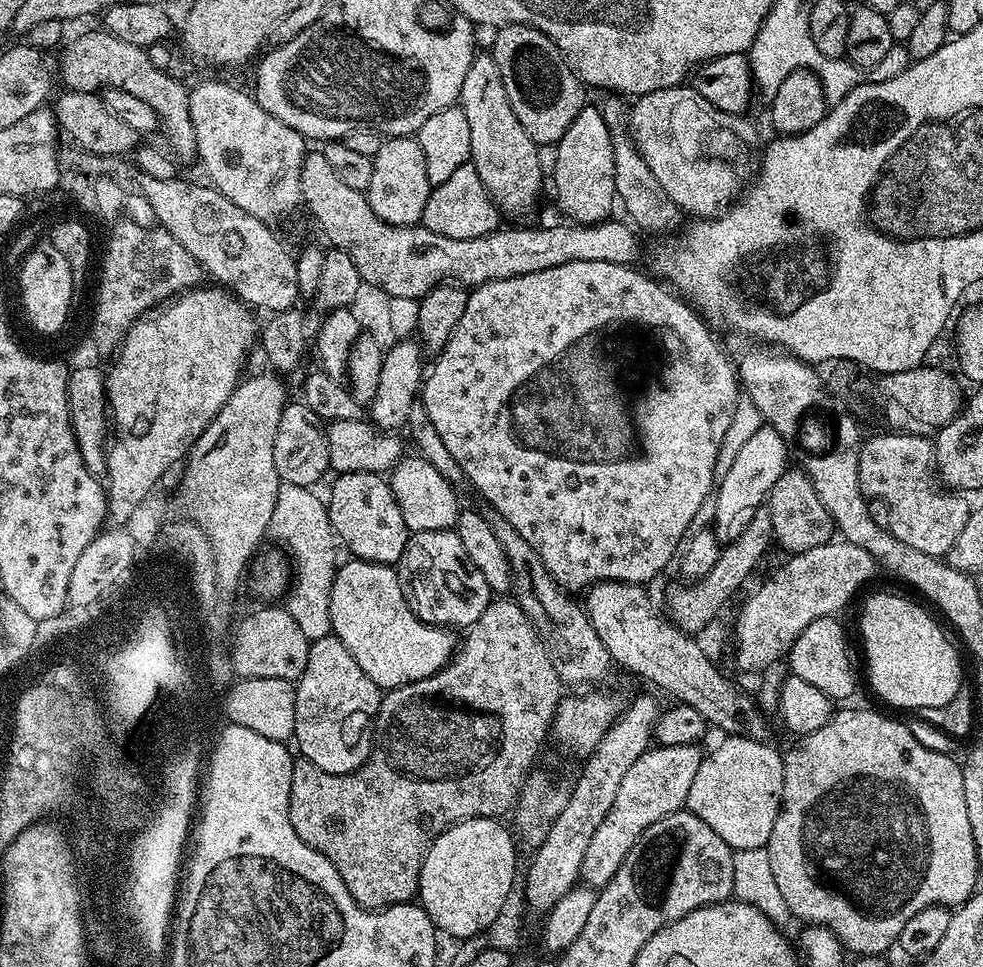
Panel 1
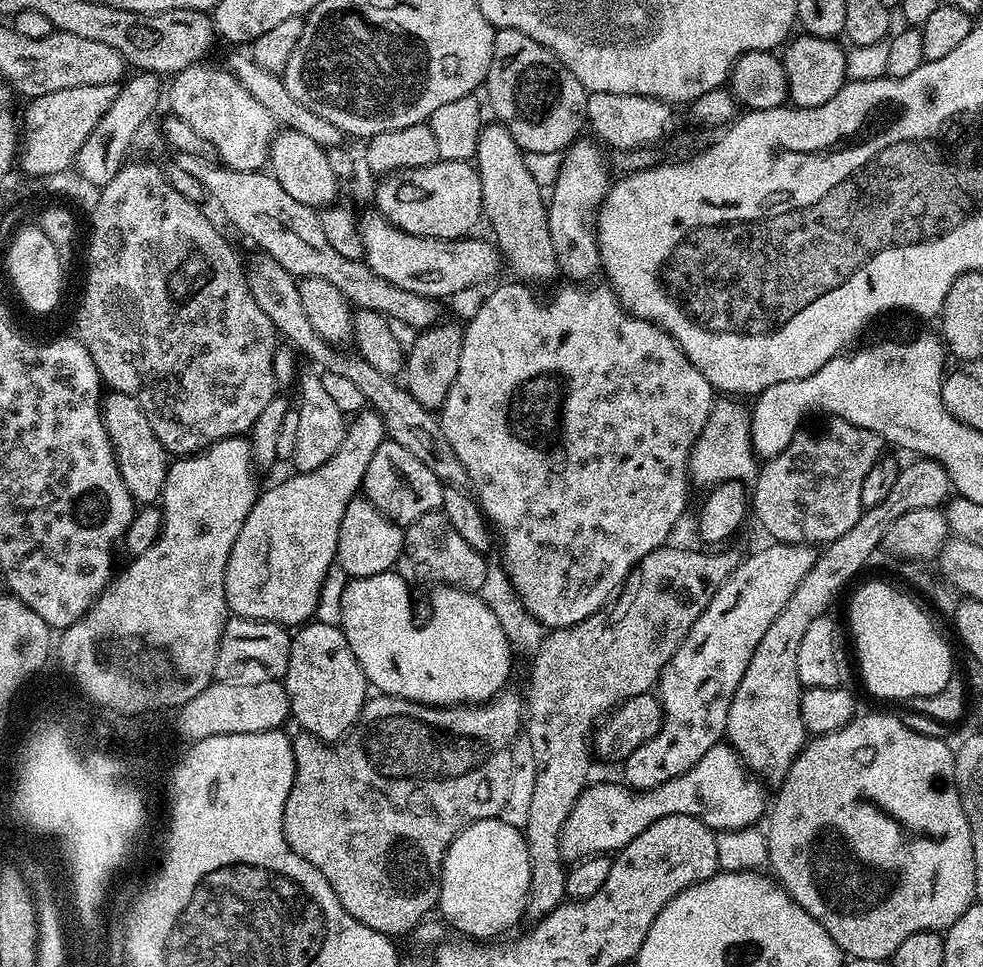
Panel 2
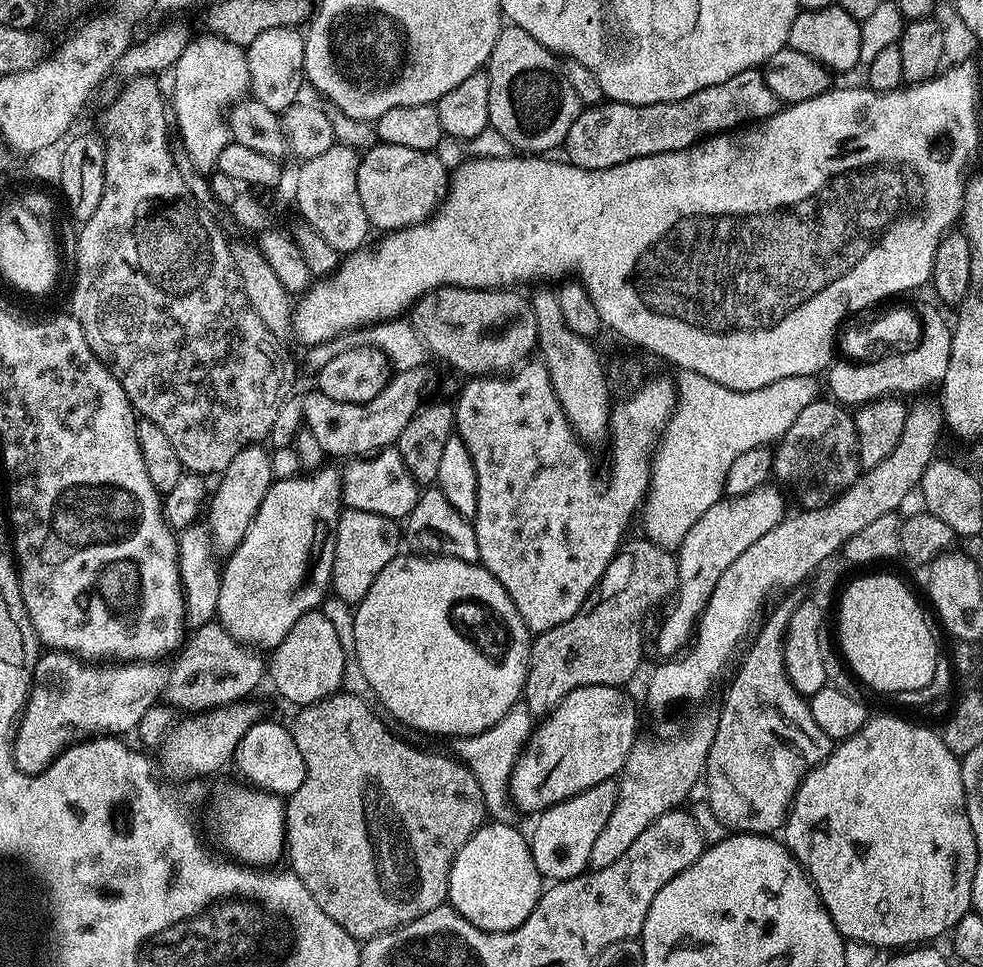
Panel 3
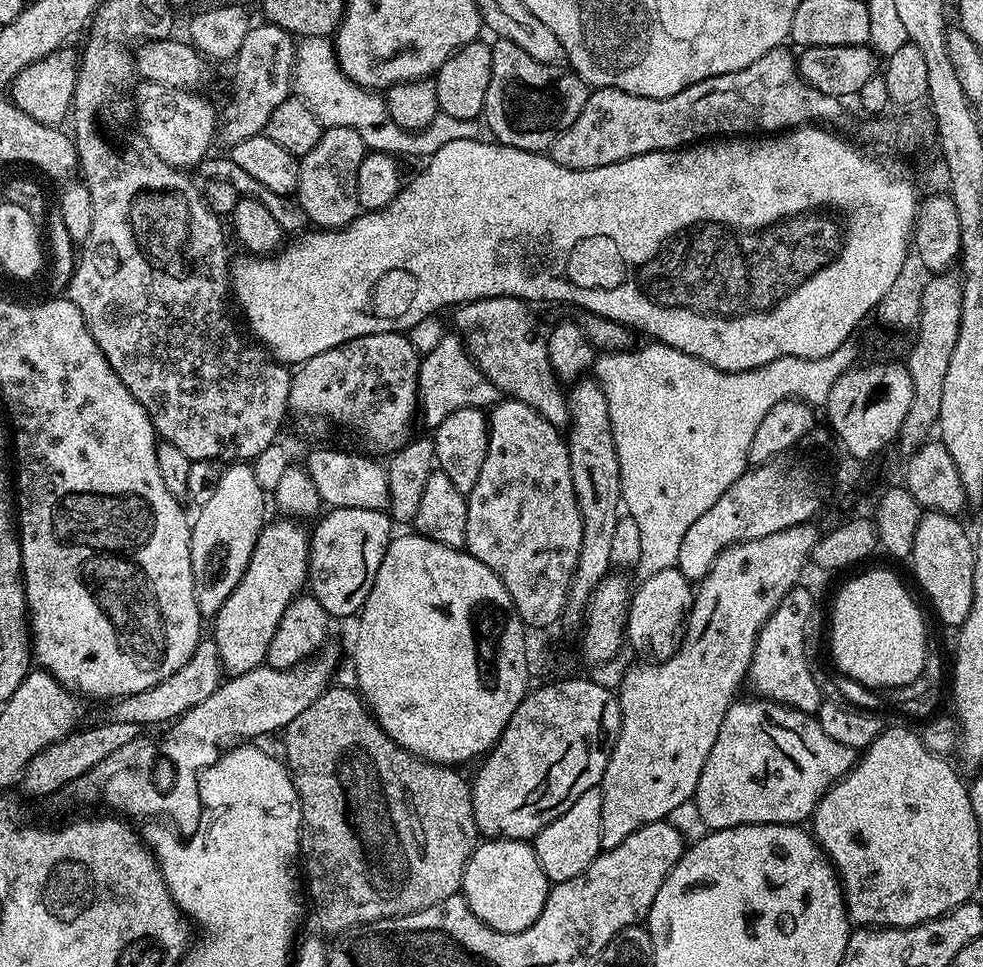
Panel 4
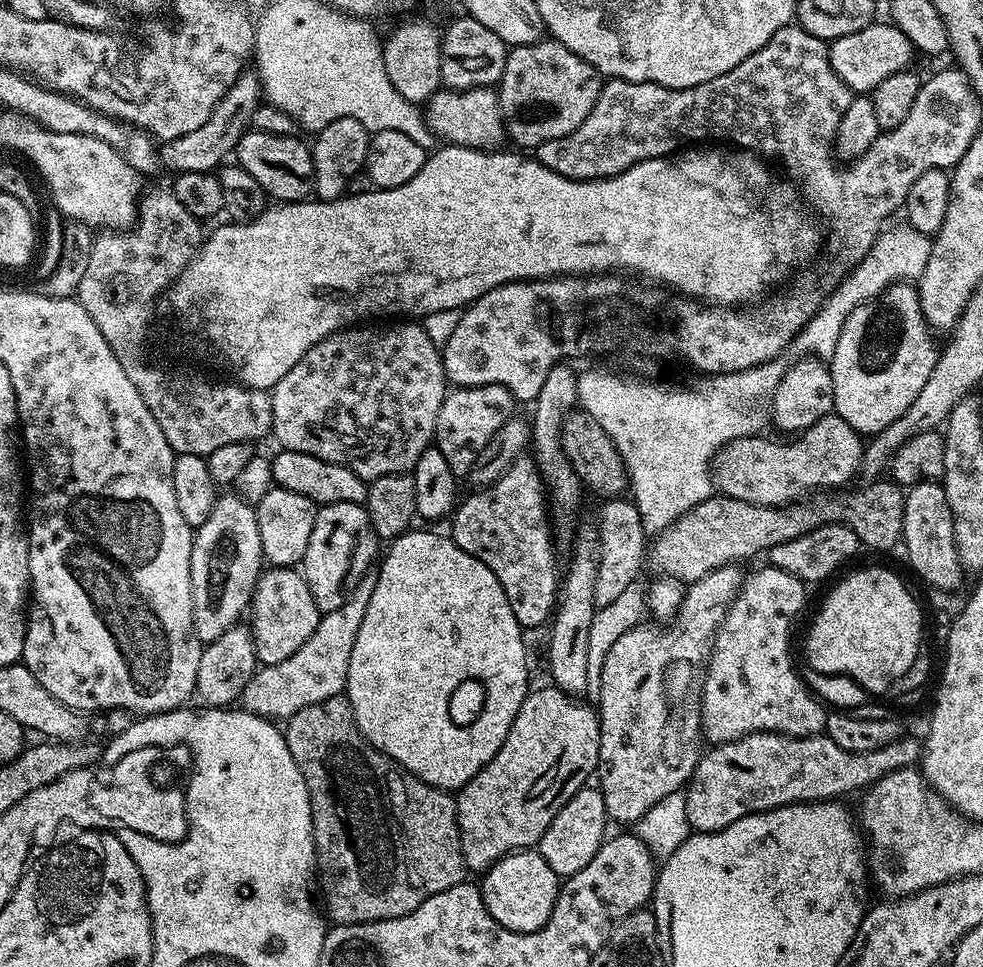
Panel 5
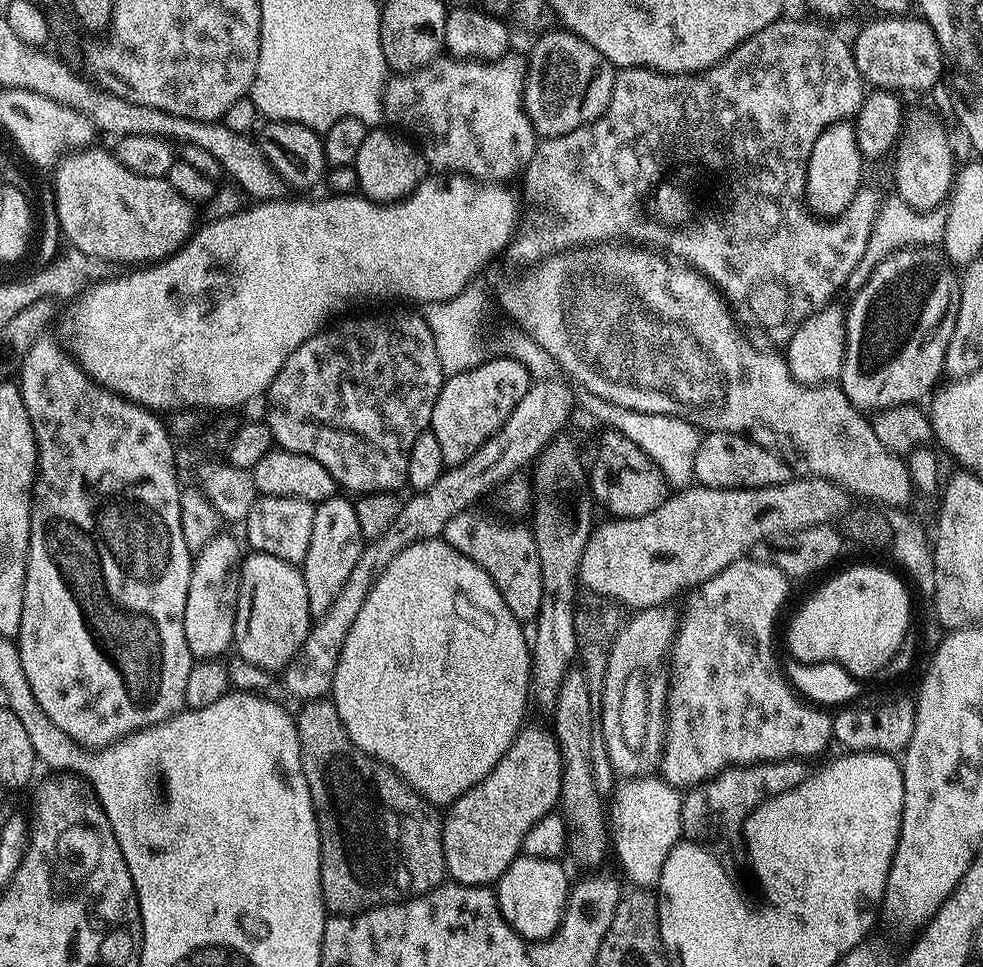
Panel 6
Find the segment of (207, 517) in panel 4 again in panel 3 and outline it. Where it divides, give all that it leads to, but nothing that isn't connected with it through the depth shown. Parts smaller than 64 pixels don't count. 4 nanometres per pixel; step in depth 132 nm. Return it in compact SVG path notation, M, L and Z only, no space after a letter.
M263 443L246 446L230 461L223 472L219 473L220 485L211 493L212 506L206 519L206 527L212 533L212 547L217 553L231 554L246 538L246 530L254 522L254 514L258 514L258 506L262 506L262 498L270 490L274 479L272 474L272 452Z

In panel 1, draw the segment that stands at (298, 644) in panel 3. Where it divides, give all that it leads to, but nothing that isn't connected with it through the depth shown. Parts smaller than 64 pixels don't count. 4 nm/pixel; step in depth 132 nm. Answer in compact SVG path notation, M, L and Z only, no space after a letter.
M325 634L311 641L309 646L309 657L306 660L305 669L294 684L296 690L296 701L294 702L294 744L300 747L299 755L308 760L318 770L326 774L350 774L357 772L364 763L368 761L369 749L356 748L364 731L373 727L376 712L380 709L380 698L382 690L371 678L354 662L354 654L342 646L342 642L336 636Z

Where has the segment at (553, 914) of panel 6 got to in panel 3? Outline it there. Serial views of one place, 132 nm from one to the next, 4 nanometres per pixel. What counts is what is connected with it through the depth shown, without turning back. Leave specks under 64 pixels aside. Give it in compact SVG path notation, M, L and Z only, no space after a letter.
M485 823L468 839L466 846L458 850L452 863L447 903L484 932L509 932L522 926L540 900L542 877L538 866L534 866L532 845L529 837L525 833L523 836L516 827L515 823Z

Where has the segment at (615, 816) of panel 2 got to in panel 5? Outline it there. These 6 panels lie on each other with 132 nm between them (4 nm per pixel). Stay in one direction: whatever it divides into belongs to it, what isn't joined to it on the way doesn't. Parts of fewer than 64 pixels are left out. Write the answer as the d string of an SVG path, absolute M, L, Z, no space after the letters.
M599 787L580 788L578 794L574 794L574 798L570 798L570 802L566 802L566 806L562 806L562 810L558 810L558 814L550 822L546 834L542 834L538 845L540 856L546 858L550 870L554 870L561 878L578 874L578 870L582 870L582 866L586 866L586 862L590 862L590 858L594 858L594 854L598 854L601 844L606 839L604 827L609 827L609 824L606 802Z

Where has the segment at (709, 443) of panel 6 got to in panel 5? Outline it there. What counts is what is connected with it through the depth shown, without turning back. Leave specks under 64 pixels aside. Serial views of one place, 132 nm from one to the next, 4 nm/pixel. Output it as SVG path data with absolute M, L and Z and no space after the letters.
M829 414L818 418L814 426L799 433L789 444L780 440L767 440L767 435L743 436L725 446L712 462L712 479L715 487L730 498L738 498L742 502L750 502L754 506L774 506L782 508L803 500L809 494L821 490L840 490L852 479L857 479L860 460L864 457L864 444L859 432L855 432L842 417Z

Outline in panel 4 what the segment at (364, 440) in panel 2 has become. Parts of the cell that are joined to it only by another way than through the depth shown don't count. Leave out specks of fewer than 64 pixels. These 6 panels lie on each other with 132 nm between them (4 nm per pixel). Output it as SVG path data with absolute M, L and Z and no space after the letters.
M276 518L276 521L265 523L260 532L258 542L254 546L254 554L250 558L250 566L246 566L246 574L242 574L242 582L226 598L222 610L214 617L216 634L214 641L220 655L220 664L228 676L246 674L246 670L261 667L268 659L270 642L282 622L282 614L286 614L286 606L305 591L308 582L308 541L309 533L304 532L305 525L291 518Z

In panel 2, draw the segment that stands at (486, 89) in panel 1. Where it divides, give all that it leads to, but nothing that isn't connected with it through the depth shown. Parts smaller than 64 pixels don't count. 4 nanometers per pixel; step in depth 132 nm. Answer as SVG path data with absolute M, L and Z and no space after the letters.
M488 122L481 127L474 167L482 182L482 216L485 221L492 223L491 235L500 249L506 268L516 275L513 277L517 281L532 286L541 286L547 280L557 279L558 269L554 242L550 242L545 193L538 182L534 182L530 170L526 170L524 152L504 124Z

